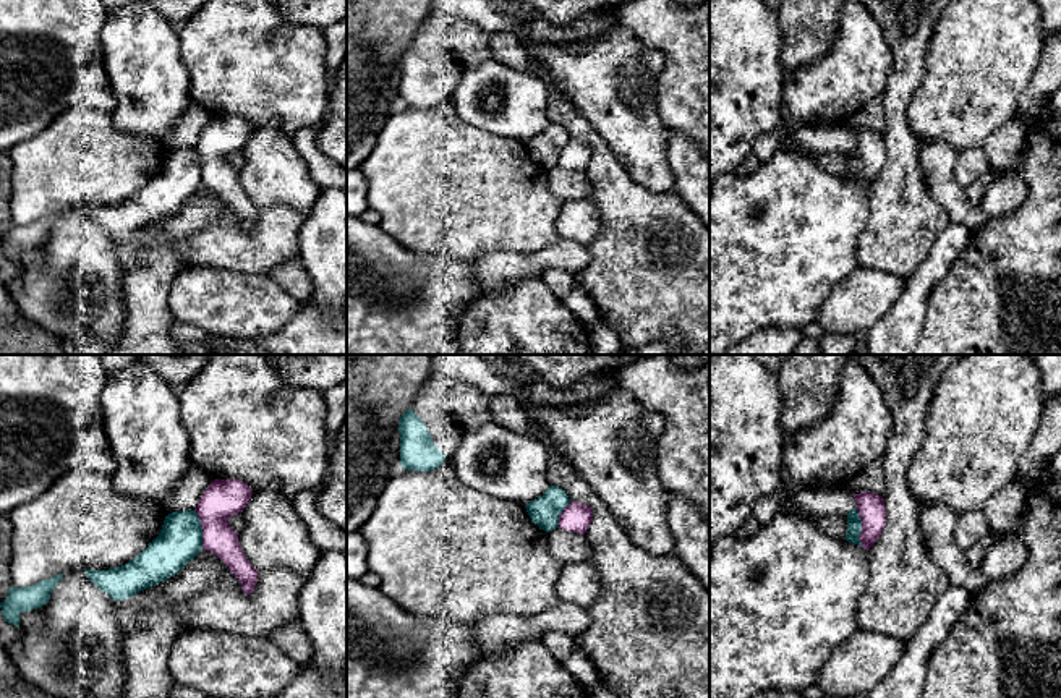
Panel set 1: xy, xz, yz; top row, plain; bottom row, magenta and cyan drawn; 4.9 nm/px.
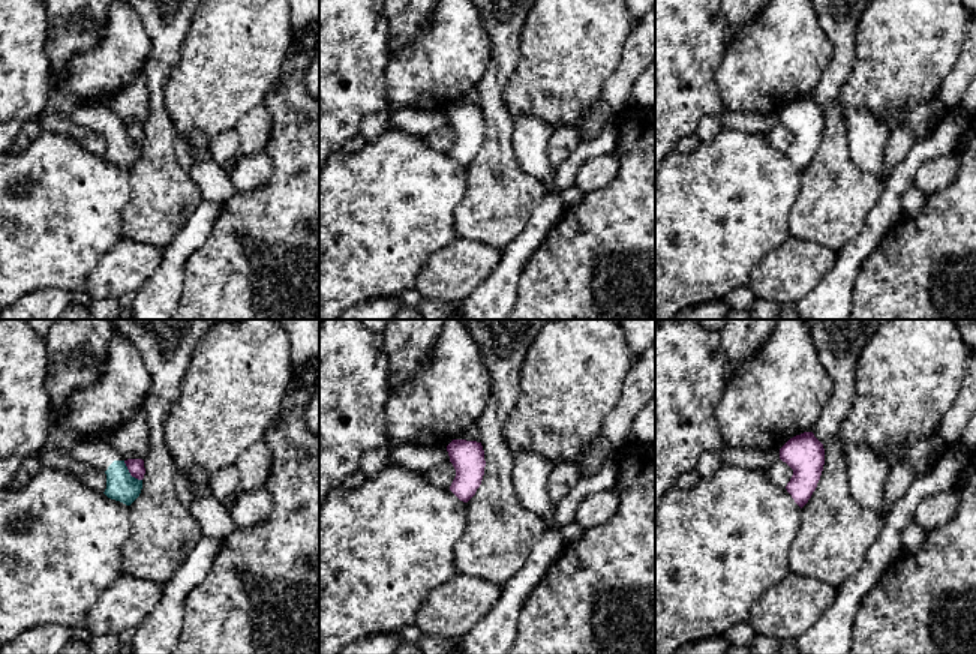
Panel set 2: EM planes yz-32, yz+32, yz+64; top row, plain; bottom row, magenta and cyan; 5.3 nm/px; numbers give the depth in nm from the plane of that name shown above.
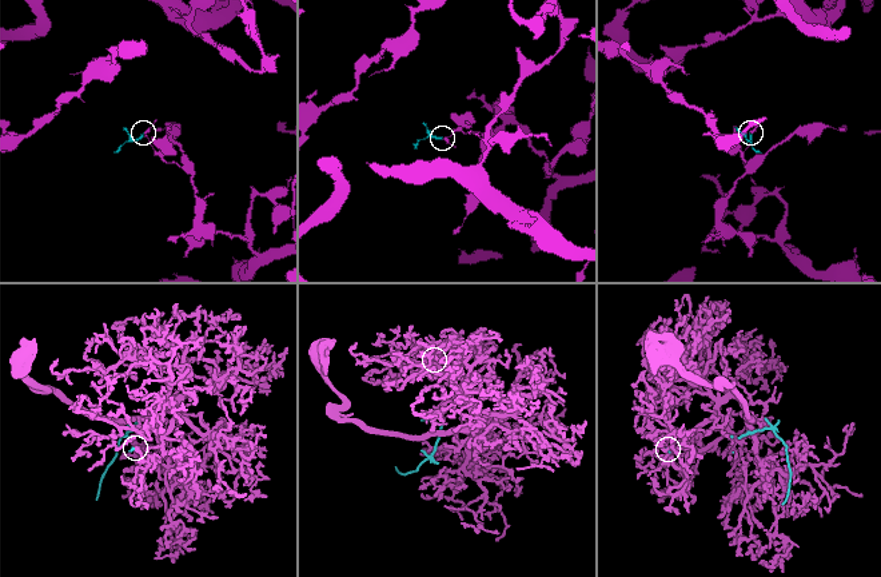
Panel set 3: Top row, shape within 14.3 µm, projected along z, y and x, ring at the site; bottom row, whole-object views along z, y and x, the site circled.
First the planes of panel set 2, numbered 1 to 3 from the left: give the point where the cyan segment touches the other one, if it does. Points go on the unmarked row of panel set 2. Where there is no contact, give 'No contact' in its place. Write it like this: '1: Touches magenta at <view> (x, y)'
1: Touches magenta at yz-32 (129, 135)
2: No contact
3: No contact

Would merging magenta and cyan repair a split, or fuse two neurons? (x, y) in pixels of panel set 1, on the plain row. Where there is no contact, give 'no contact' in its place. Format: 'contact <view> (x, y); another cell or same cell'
contact xy (201, 164); another cell

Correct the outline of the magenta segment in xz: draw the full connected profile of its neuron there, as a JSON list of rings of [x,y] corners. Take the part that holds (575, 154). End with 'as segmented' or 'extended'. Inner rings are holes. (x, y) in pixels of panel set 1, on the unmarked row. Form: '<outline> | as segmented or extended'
[[[570,139],[559,152],[559,165],[585,172],[593,159],[593,147],[590,143]]] | as segmented

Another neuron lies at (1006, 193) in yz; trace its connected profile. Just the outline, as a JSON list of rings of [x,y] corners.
[[[1001,175],[985,191],[980,209],[991,217],[1017,211],[1027,198],[1027,186],[1019,175]]]

